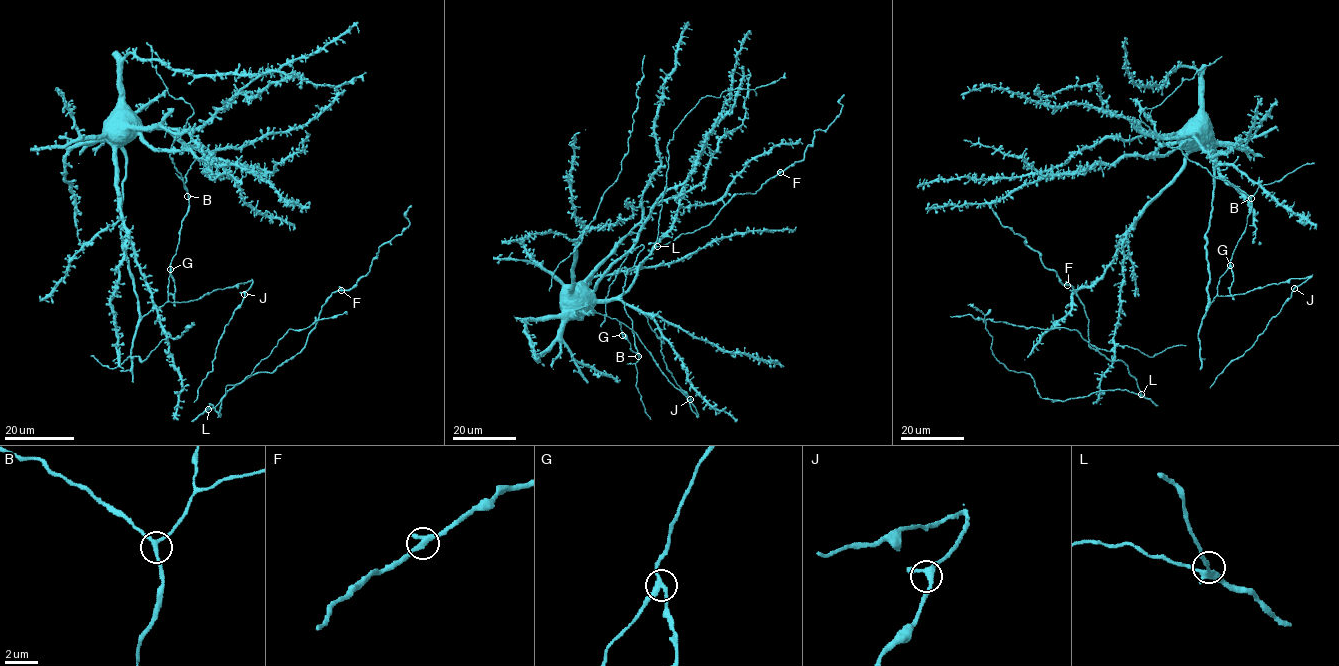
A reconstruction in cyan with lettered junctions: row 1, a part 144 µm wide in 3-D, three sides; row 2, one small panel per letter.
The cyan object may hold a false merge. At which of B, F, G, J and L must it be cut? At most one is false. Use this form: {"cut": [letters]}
{"cut": ["G"]}

